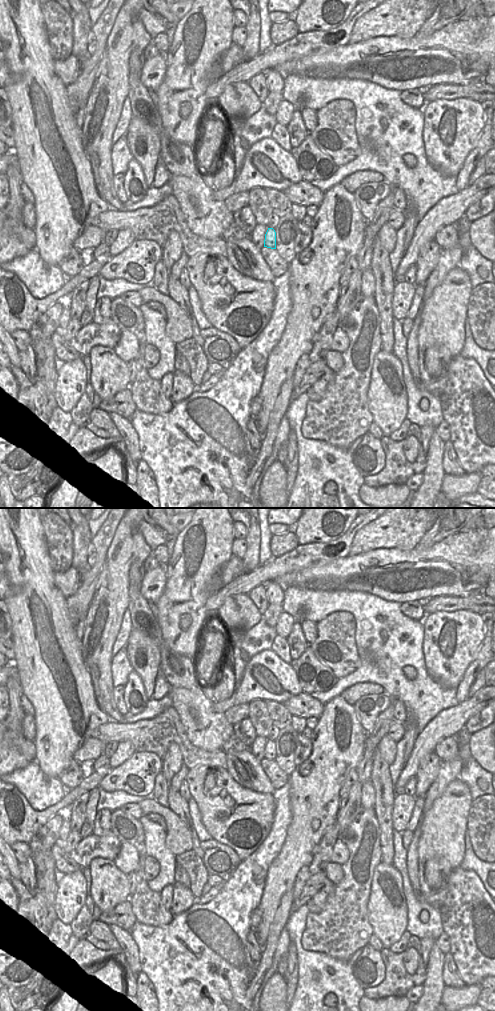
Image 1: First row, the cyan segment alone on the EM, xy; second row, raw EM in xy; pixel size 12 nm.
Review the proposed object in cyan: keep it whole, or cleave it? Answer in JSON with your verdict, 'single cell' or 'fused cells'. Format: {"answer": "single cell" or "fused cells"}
{"answer": "single cell"}

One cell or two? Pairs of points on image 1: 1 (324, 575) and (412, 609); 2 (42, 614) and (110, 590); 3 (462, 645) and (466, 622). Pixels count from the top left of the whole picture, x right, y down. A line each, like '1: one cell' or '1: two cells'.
1: two cells
2: two cells
3: one cell

